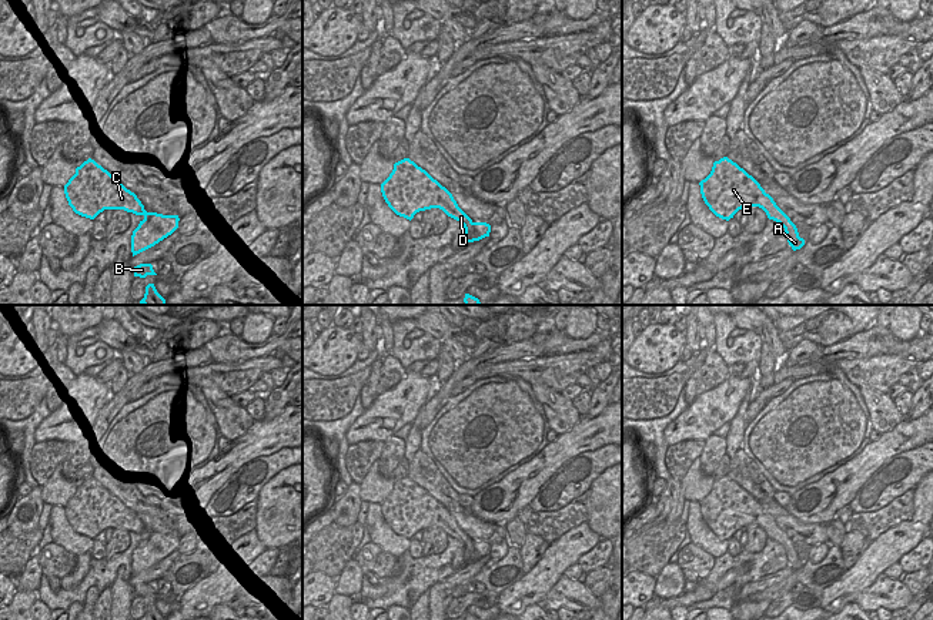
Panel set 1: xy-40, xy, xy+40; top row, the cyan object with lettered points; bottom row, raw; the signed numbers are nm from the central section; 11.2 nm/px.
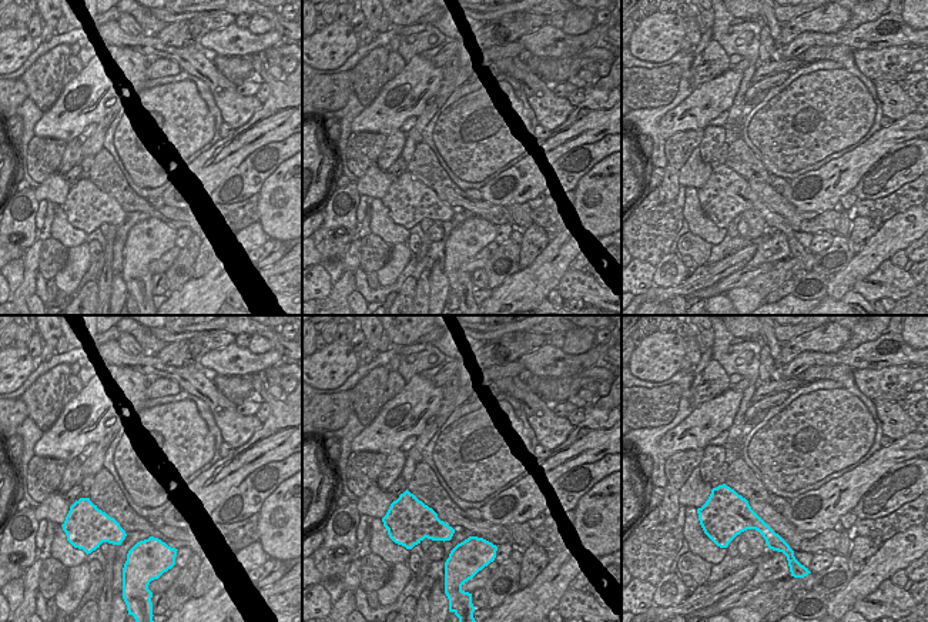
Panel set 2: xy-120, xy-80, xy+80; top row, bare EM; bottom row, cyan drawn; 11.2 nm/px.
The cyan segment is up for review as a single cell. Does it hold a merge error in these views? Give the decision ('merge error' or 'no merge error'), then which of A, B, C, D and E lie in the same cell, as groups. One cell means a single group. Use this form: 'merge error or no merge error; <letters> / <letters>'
merge error; A C D E / B

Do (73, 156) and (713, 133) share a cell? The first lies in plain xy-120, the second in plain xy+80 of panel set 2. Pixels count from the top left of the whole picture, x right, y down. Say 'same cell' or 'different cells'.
same cell

